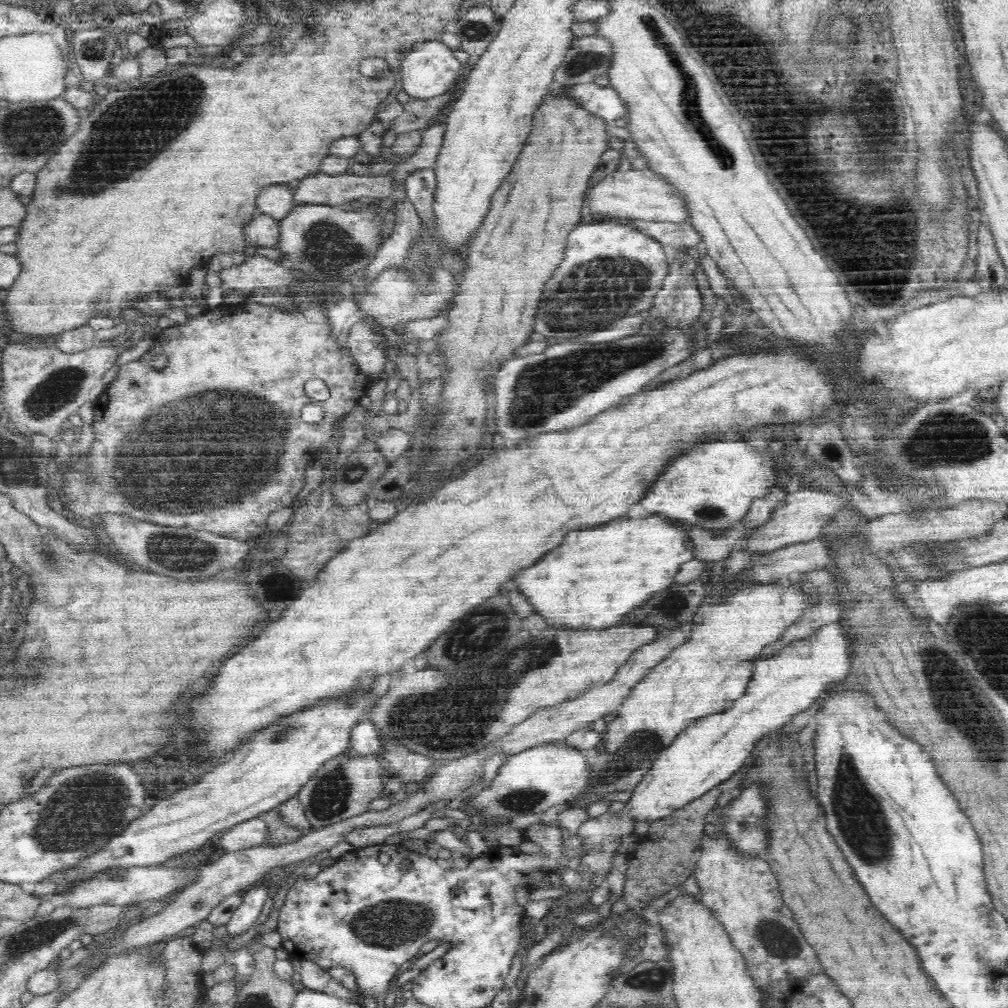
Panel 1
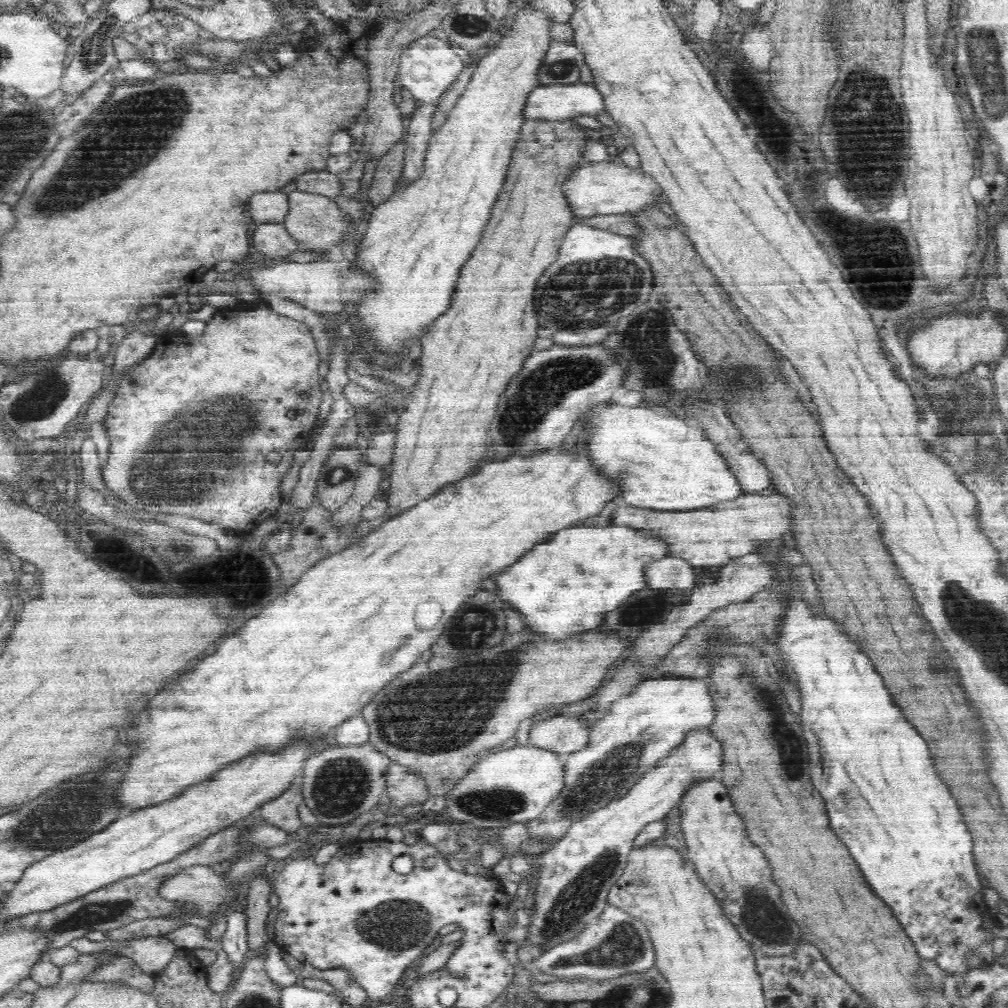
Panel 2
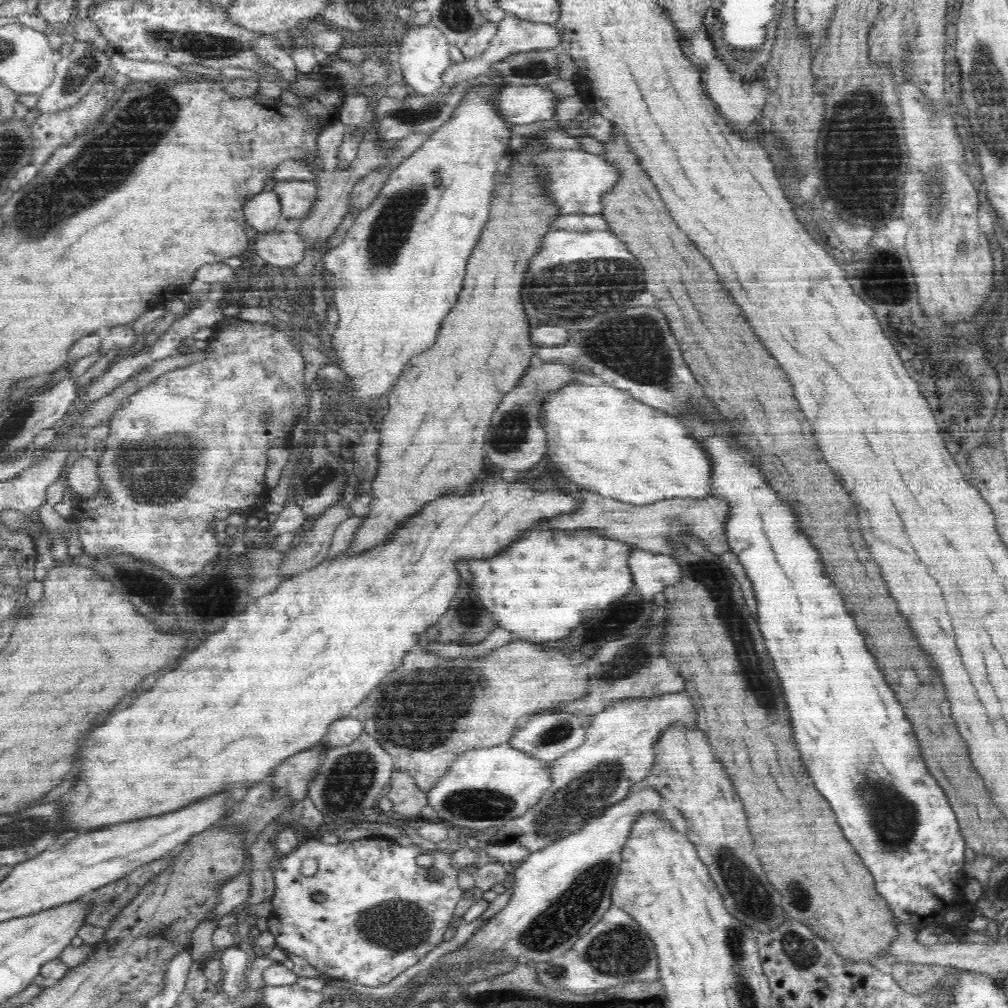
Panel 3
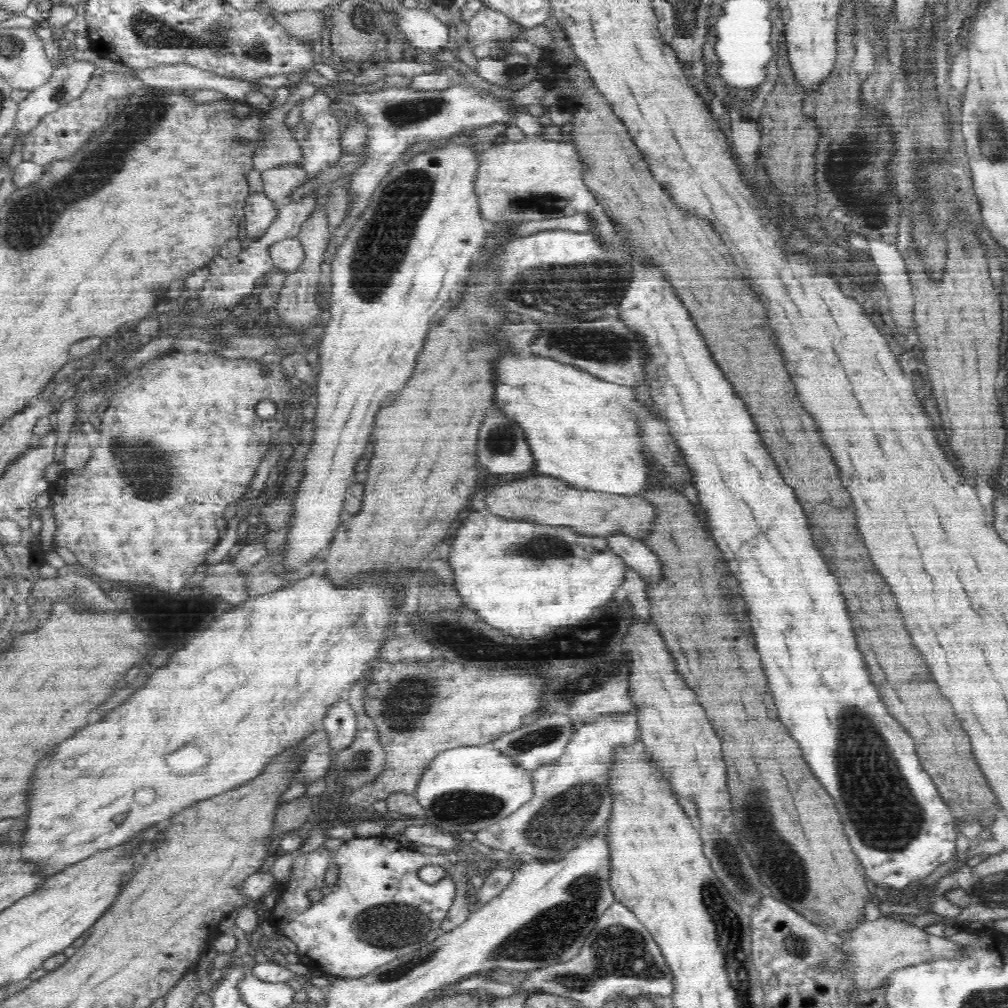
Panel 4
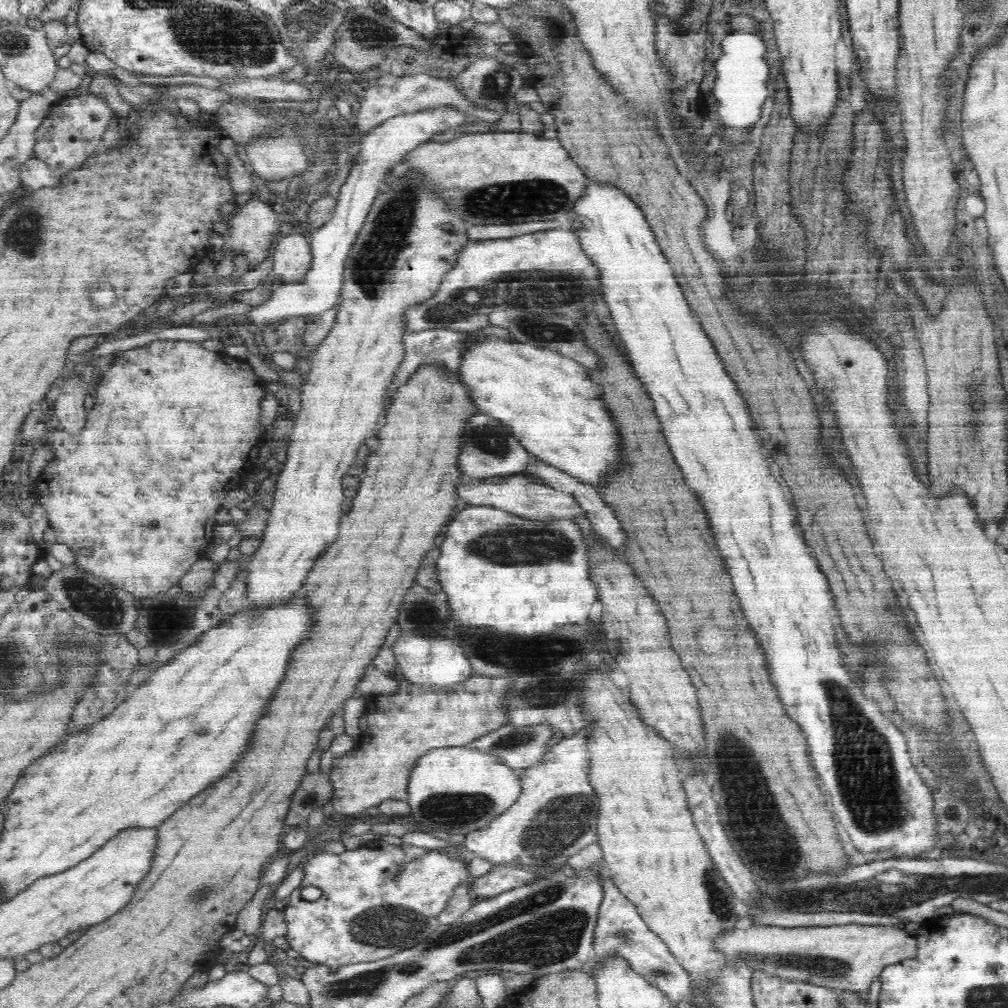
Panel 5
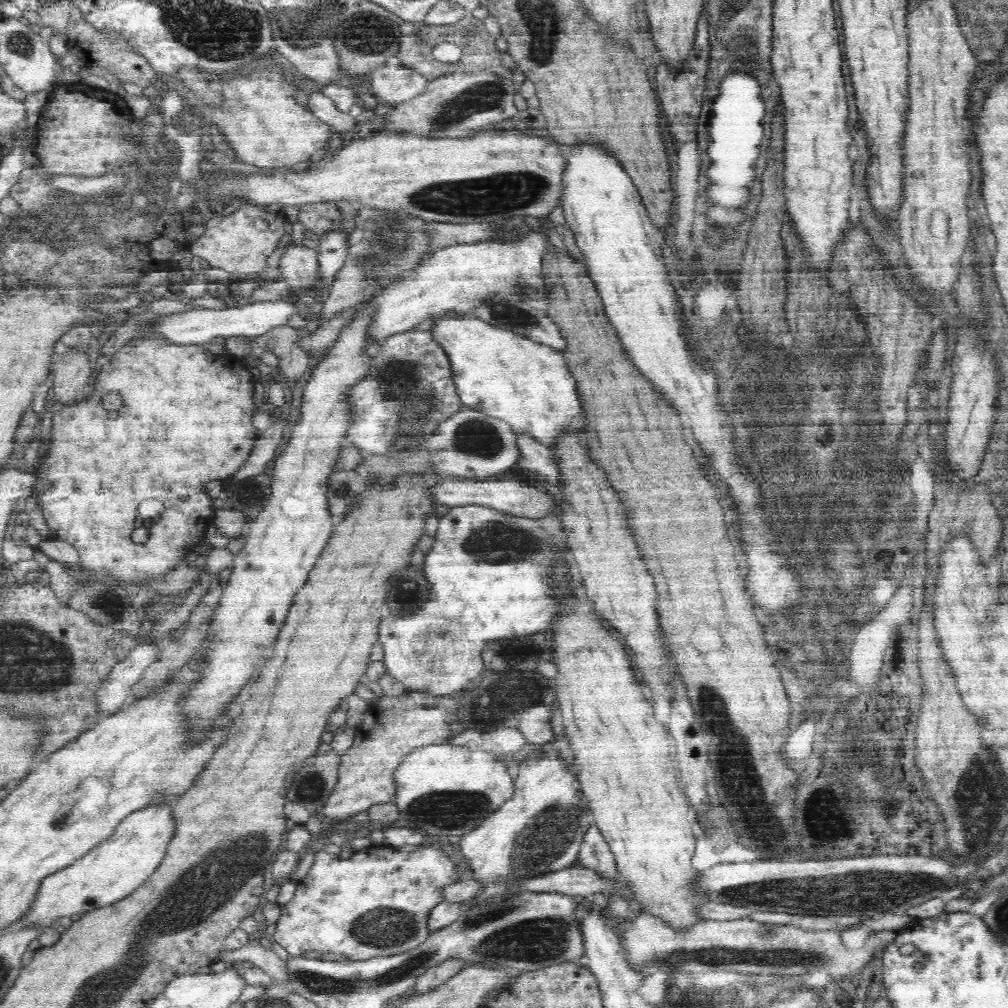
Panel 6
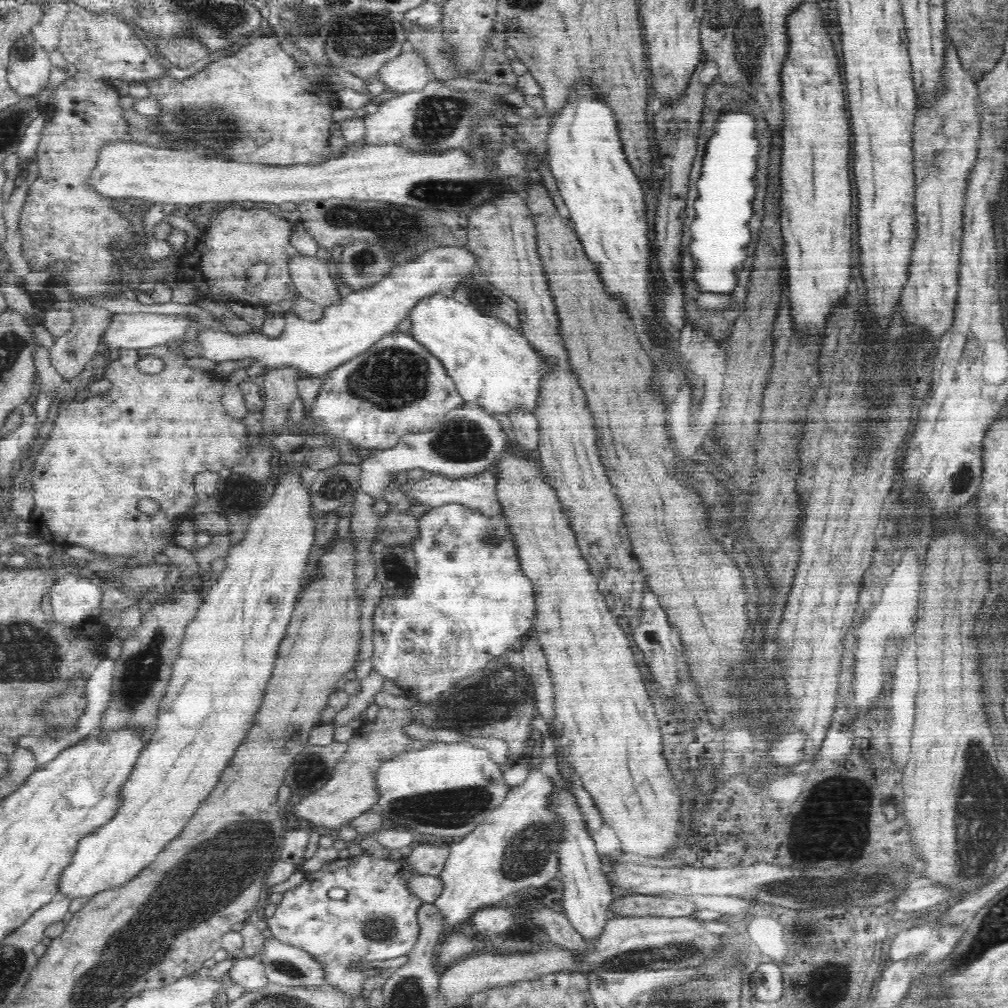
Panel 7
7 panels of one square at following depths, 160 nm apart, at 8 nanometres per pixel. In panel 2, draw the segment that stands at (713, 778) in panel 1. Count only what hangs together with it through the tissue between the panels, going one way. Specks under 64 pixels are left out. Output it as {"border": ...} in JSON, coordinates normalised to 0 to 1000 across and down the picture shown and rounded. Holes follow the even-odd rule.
{"border":[[[702,724],[687,725],[681,736],[676,738],[653,762],[643,765],[635,774],[616,792],[607,794],[594,805],[585,807],[577,813],[570,815],[563,825],[548,839],[541,839],[540,843],[527,850],[528,859],[532,861],[532,881],[530,881],[530,899],[526,903],[526,914],[522,923],[523,928],[515,938],[526,937],[536,940],[550,940],[569,933],[584,917],[589,916],[604,898],[603,888],[606,881],[617,869],[623,847],[630,839],[633,826],[647,813],[660,810],[675,796],[679,782],[690,772],[708,770],[708,766],[715,762],[716,742],[714,738],[702,728]]]}

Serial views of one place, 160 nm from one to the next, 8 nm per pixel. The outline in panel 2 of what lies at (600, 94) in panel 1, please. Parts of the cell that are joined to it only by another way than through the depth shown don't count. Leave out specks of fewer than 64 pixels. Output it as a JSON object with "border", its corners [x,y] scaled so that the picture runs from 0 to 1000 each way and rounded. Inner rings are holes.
{"border":[[[585,82],[530,85],[520,99],[521,120],[565,120],[573,113],[592,114],[599,109],[597,96]]]}

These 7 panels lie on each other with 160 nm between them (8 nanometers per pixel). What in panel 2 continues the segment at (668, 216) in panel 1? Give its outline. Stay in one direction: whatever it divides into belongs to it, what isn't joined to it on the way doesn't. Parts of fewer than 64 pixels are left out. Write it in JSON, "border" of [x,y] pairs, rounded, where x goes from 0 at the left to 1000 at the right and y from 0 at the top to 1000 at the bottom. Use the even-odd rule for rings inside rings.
{"border":[[[607,157],[603,160],[596,161],[573,161],[565,175],[562,177],[560,185],[558,185],[558,190],[565,202],[565,208],[567,208],[567,214],[589,214],[589,213],[617,213],[624,209],[635,209],[640,203],[644,201],[652,200],[653,193],[658,193],[655,186],[651,183],[651,180],[647,179],[642,172],[637,169],[625,169],[619,166],[617,163],[611,163],[607,160]]]}

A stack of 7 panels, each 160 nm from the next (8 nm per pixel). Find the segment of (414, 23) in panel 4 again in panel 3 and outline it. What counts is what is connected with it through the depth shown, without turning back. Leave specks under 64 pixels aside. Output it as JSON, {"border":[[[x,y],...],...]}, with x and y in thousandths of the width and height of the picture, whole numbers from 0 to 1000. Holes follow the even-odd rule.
{"border":[[[426,23],[421,24],[421,26],[410,26],[407,24],[394,49],[396,51],[396,63],[402,81],[417,93],[425,93],[425,91],[439,87],[440,85],[437,83],[437,73],[447,62],[445,48],[443,38],[436,28],[433,28],[433,25]]]}

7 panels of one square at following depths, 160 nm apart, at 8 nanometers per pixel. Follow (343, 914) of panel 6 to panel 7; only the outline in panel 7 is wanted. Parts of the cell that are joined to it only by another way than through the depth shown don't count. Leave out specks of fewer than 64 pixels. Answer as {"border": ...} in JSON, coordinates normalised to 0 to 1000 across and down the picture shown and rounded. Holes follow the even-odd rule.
{"border":[[[364,847],[350,850],[339,848],[335,853],[327,855],[325,859],[321,859],[321,861],[313,865],[303,866],[303,871],[298,878],[282,885],[282,891],[280,891],[280,894],[276,897],[272,907],[270,907],[268,911],[264,911],[265,921],[268,922],[269,929],[280,932],[290,938],[299,940],[306,948],[310,949],[310,951],[317,957],[317,963],[319,963],[319,968],[317,969],[319,969],[319,974],[334,976],[334,979],[343,986],[351,989],[359,989],[364,980],[363,974],[365,974],[365,966],[362,961],[363,954],[385,952],[387,950],[404,947],[407,942],[411,940],[411,937],[413,937],[416,929],[417,920],[413,911],[413,903],[418,899],[419,894],[405,884],[405,880],[403,880],[403,871],[405,871],[405,867],[412,867],[412,865],[407,863],[407,860],[403,857],[403,853],[400,851],[388,850],[386,852],[376,852]],[[333,880],[343,883],[344,889],[341,892],[332,893],[331,891],[325,890],[325,885]]]}

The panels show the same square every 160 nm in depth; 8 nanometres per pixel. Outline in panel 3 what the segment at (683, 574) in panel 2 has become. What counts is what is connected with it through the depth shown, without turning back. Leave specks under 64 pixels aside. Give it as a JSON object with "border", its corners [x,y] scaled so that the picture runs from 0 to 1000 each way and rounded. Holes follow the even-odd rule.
{"border":[[[624,542],[622,557],[629,571],[629,583],[633,583],[643,597],[649,589],[675,575],[675,562],[662,550],[649,550],[638,544]]]}

